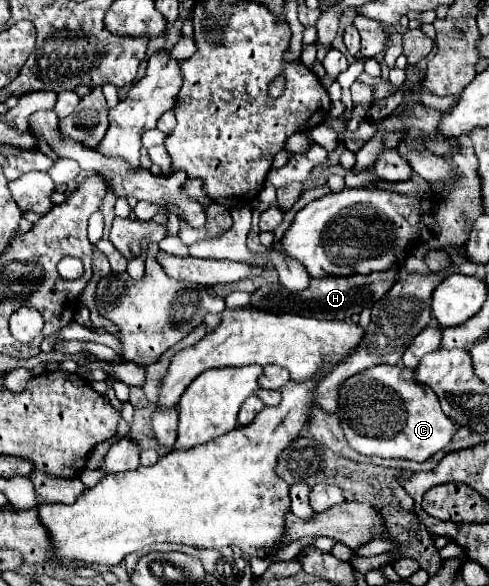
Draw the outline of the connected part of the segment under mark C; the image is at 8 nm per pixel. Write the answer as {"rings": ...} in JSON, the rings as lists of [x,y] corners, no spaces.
{"rings":[[[373,365],[339,387],[337,415],[347,443],[363,453],[377,457],[397,457],[411,461],[427,461],[433,453],[443,449],[459,431],[439,407],[437,395],[415,381],[413,369],[399,365]]]}

